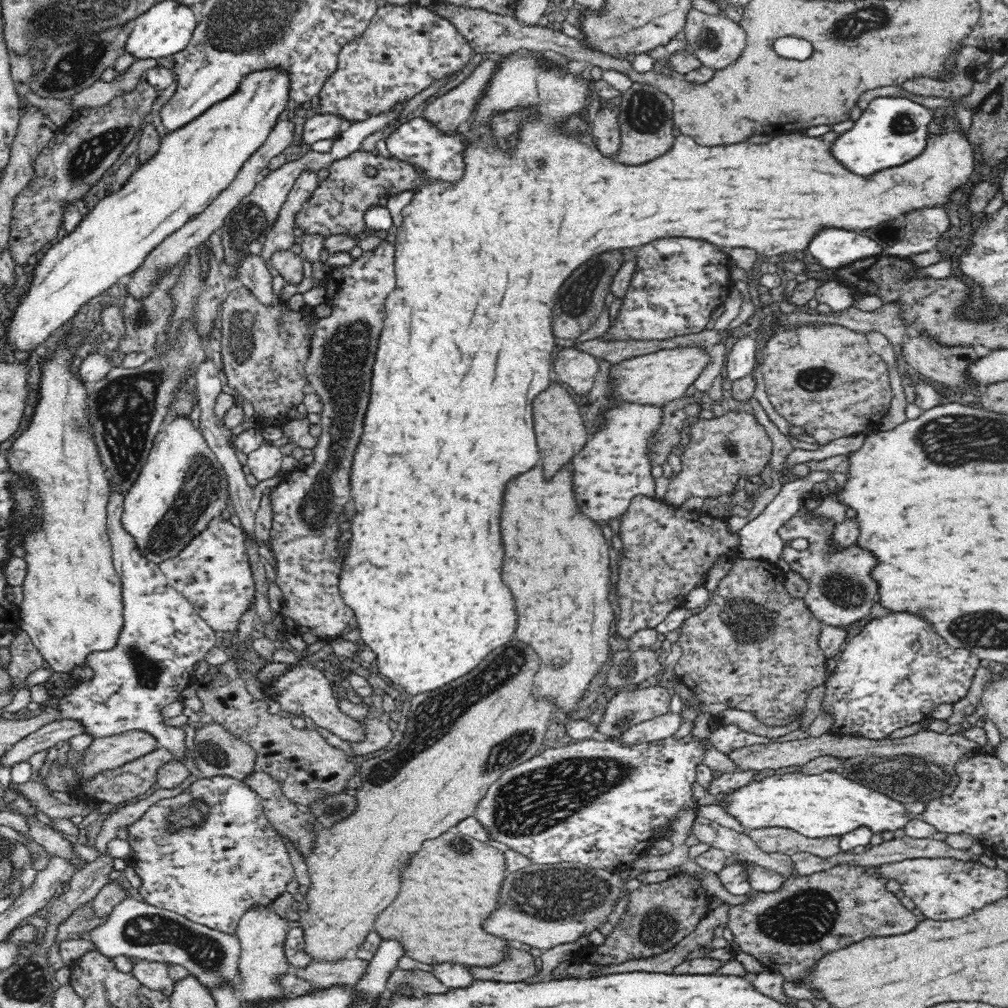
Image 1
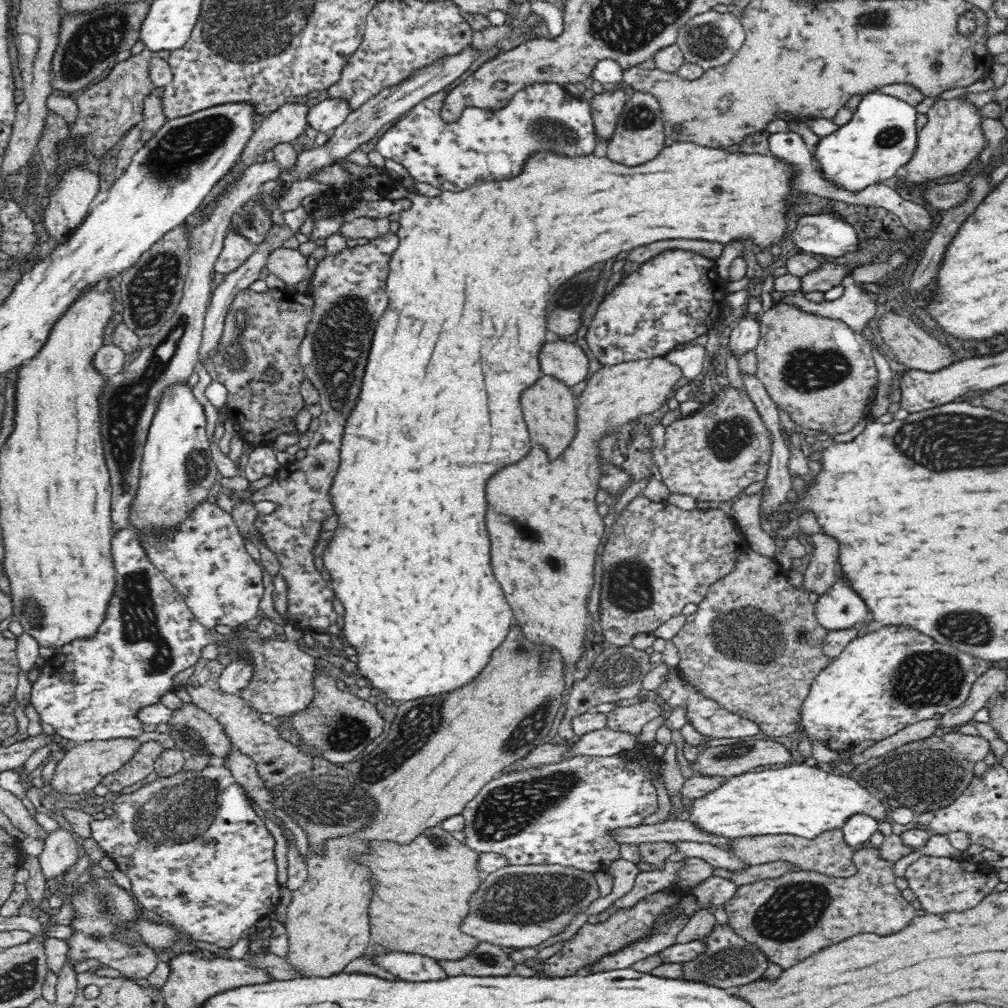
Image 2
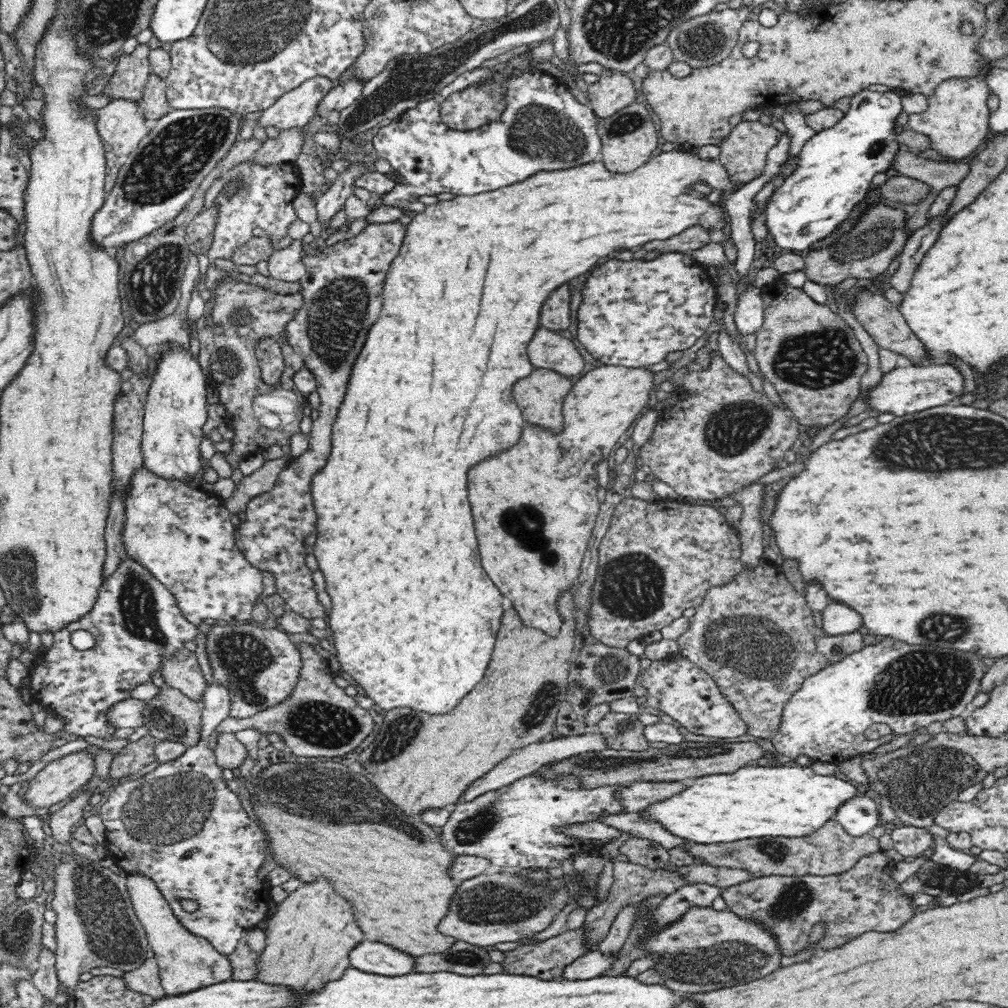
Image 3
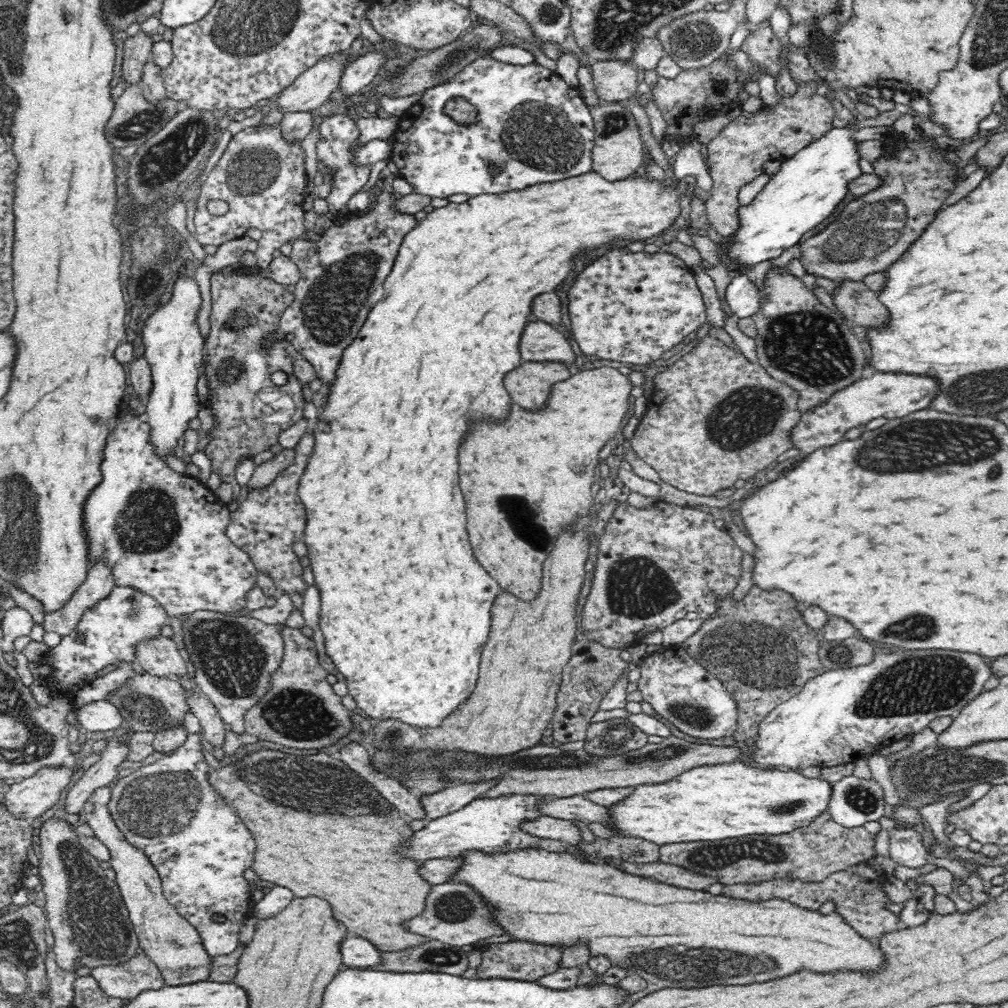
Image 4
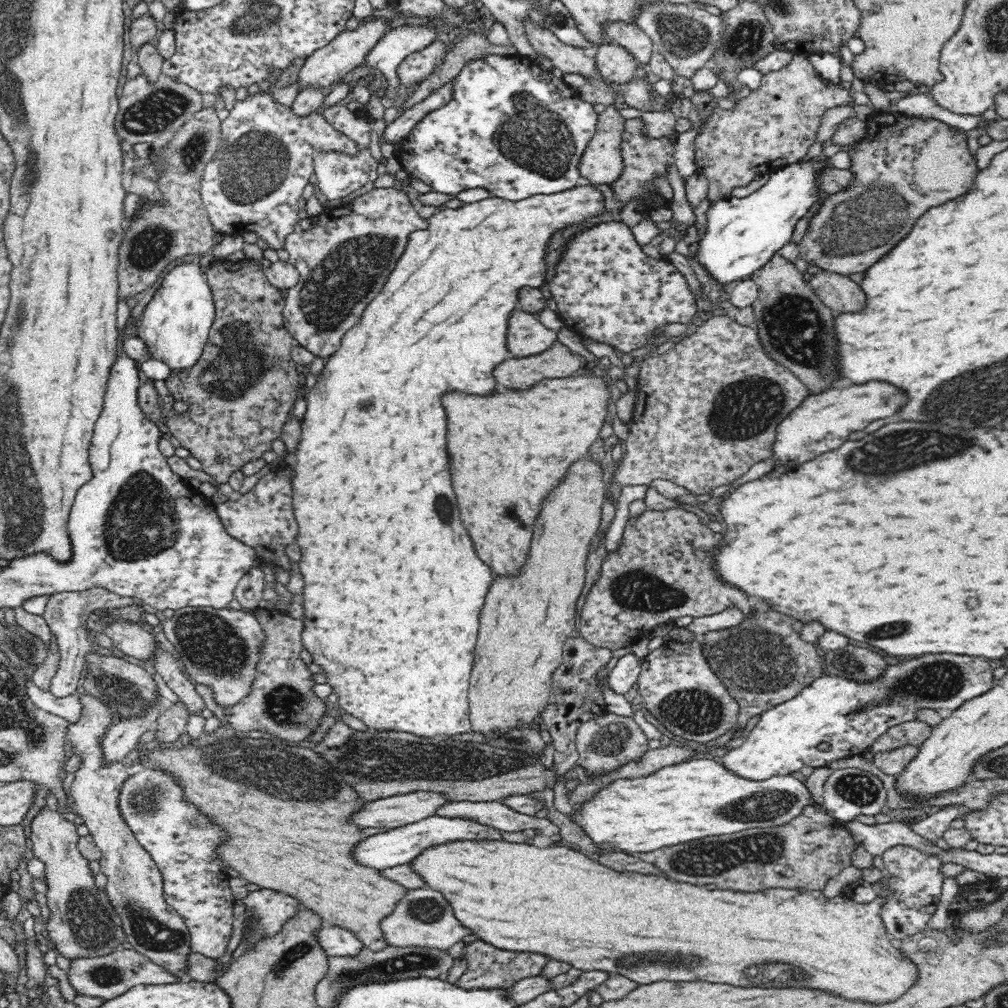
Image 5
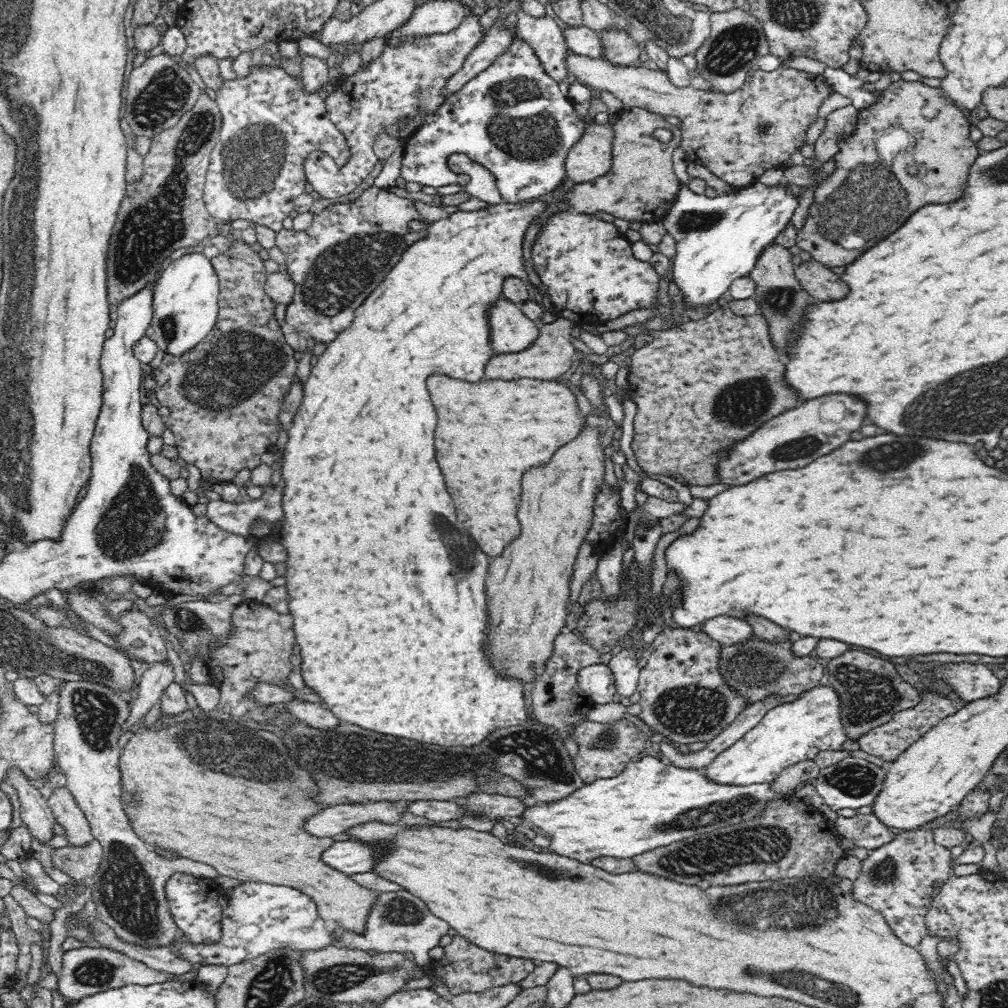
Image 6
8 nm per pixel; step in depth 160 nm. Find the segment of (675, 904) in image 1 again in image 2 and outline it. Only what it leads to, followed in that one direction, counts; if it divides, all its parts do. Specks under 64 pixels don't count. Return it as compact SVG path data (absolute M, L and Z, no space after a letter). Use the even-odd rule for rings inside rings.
M680 888L681 891L674 891L673 894L664 894L662 891L655 892L642 900L639 900L632 908L615 910L608 914L605 921L592 924L587 921L580 926L576 934L570 940L563 943L562 948L553 956L545 961L539 961L534 957L525 959L522 962L536 973L543 974L544 977L566 977L574 976L584 967L584 964L594 964L598 958L616 952L630 943L638 941L640 938L646 937L648 932L652 930L654 920L666 912L670 906L674 906L678 900L687 891Z

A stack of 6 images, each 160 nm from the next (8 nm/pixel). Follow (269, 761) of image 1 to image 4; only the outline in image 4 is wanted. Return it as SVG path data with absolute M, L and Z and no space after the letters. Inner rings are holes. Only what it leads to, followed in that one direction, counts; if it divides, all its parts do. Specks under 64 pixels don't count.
M162 635L152 636L152 638L142 640L142 642L136 642L134 644L134 660L136 662L135 666L150 675L158 677L177 678L184 676L187 671L187 663L180 656L180 648L172 642L170 637L164 637Z

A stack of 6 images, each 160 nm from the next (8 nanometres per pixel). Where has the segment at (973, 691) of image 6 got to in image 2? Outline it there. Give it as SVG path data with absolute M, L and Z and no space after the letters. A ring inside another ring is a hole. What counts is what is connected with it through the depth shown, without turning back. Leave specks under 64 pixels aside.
M902 626L902 628L880 628L862 637L856 637L851 643L846 645L846 648L844 648L837 657L832 658L831 664L827 668L821 670L819 676L816 676L816 679L810 686L808 697L805 697L804 701L801 703L800 722L797 724L797 730L790 735L792 735L794 741L799 742L801 732L798 732L798 726L800 725L812 745L813 741L818 741L818 743L822 743L826 749L837 752L853 749L864 740L878 742L893 736L896 732L911 726L911 724L916 724L918 721L930 720L934 715L948 714L948 712L952 712L953 709L960 708L960 706L968 700L970 690L976 683L976 680L988 672L990 668L992 668L990 661L962 652L961 650L952 650L952 648L948 648L948 646L942 646L940 642L934 642L932 638L928 638L928 636L924 636L924 634L916 632L916 630L906 630L904 626Z

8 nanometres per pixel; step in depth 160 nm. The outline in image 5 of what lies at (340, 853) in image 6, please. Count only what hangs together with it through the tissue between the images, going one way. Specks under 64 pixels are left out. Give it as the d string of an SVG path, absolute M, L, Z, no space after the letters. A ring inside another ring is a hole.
M432 815L410 824L404 824L404 826L368 836L368 838L360 840L360 844L356 844L356 848L352 848L350 855L358 864L381 871L384 868L406 864L410 860L414 860L424 848L436 846L436 844L444 844L445 842L452 842L452 840L484 840L484 838L486 840L499 840L498 829L462 818L444 818Z

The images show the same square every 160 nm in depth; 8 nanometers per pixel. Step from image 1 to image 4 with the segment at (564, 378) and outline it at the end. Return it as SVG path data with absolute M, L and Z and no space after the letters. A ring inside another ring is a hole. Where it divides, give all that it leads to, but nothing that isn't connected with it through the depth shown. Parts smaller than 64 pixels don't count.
M528 322L518 342L520 357L526 362L566 362L575 365L576 356L564 334L544 322Z

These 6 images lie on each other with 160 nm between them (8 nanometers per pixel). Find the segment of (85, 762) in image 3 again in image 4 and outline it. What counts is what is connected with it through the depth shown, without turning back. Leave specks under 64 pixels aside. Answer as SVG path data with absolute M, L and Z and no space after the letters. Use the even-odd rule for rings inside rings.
M70 764L40 769L34 776L5 787L2 806L12 817L31 821L58 802L62 790L78 773L73 773Z

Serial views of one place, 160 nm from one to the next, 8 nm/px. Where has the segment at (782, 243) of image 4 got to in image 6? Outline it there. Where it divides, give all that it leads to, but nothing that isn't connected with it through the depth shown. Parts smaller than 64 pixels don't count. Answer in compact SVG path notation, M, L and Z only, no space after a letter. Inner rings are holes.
M759 182L748 187L737 188L736 192L733 194L726 194L724 196L717 196L715 198L708 198L705 195L698 195L694 192L691 192L687 186L681 186L680 191L678 192L675 202L672 204L672 207L669 207L668 214L664 216L662 220L663 225L666 229L666 232L672 236L674 243L676 244L676 253L674 257L670 258L670 266L672 266L672 279L677 286L677 288L682 292L682 303L686 312L688 310L693 310L696 308L708 308L712 303L719 302L718 300L721 296L728 292L734 280L739 279L740 277L749 276L750 271L754 268L756 264L756 259L761 256L762 250L766 249L766 246L773 244L774 238L786 228L791 222L791 217L793 216L793 211L797 207L797 189L796 187L790 186L789 184L781 183L778 187L774 186L764 186Z

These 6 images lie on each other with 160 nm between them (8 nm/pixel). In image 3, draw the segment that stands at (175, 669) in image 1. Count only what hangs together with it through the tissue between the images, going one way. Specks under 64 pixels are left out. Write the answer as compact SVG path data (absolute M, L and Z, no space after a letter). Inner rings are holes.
M126 559L119 564L117 571L100 585L92 610L53 634L52 646L45 650L32 666L29 675L32 683L29 688L40 698L40 703L44 703L48 714L61 716L66 720L66 732L76 735L77 738L108 738L114 734L115 729L106 724L107 711L114 704L128 699L129 691L135 686L150 682L152 674L161 668L162 658L166 654L183 648L184 642L194 640L196 636L196 625L184 620L172 593L160 581L156 581L156 577L152 577L152 573L148 573L142 565ZM74 630L91 632L96 644L88 650L75 649L70 642L70 634Z

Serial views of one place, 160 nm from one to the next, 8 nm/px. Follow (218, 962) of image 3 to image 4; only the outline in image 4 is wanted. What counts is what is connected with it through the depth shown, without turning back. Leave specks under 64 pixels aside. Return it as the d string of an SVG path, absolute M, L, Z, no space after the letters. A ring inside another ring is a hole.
M112 784L100 786L90 794L84 806L85 822L93 830L94 836L106 847L110 855L110 865L115 872L117 888L128 909L134 933L145 955L156 963L167 985L192 984L200 980L208 981L211 956L206 953L200 933L168 902L161 886L161 876L150 862L145 852L130 844L118 828L108 804L112 798Z

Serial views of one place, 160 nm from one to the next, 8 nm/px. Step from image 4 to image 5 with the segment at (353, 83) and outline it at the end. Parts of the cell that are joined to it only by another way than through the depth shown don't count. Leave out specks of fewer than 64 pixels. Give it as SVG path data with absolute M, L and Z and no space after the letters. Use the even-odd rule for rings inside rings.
M402 24L390 30L366 55L368 68L380 70L387 86L383 94L394 101L399 93L400 82L396 75L398 64L408 55L426 48L438 38L438 29L427 24Z

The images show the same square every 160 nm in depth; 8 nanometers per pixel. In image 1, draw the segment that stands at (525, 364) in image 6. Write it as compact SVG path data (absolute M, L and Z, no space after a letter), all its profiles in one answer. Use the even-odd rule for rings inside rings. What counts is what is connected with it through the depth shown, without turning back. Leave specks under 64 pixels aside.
M558 383L548 384L540 396L534 398L532 402L532 418L534 419L534 430L538 448L540 448L540 460L542 468L548 480L564 466L570 462L575 454L585 445L589 439L587 428L583 423L583 418L579 409L579 404L570 395L567 389L564 389Z

